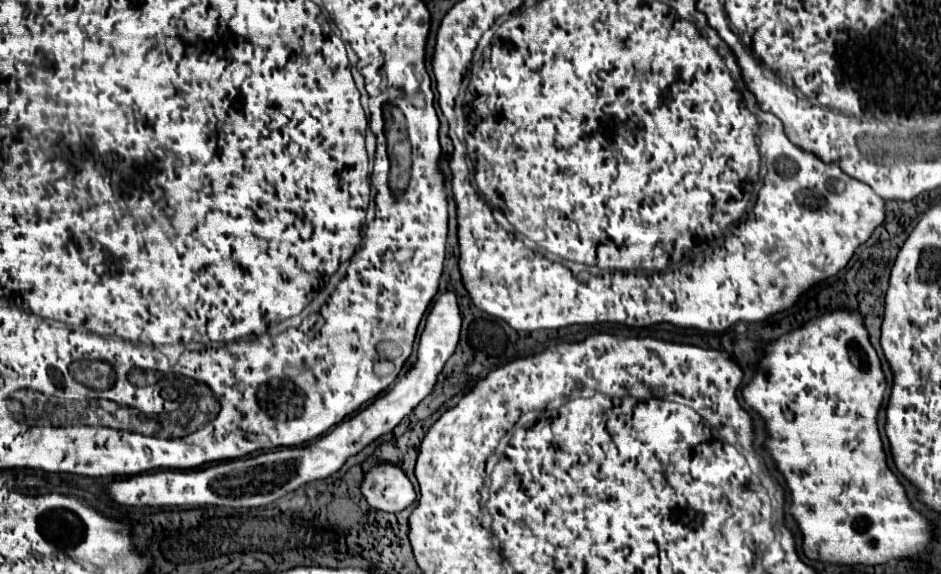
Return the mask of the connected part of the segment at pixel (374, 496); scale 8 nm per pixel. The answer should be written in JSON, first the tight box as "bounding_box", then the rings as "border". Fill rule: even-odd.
{"bounding_box":[361,463,417,513],"border":[[[381,463],[369,469],[365,473],[361,493],[371,507],[385,513],[401,513],[417,497],[407,475],[391,463]]]}

